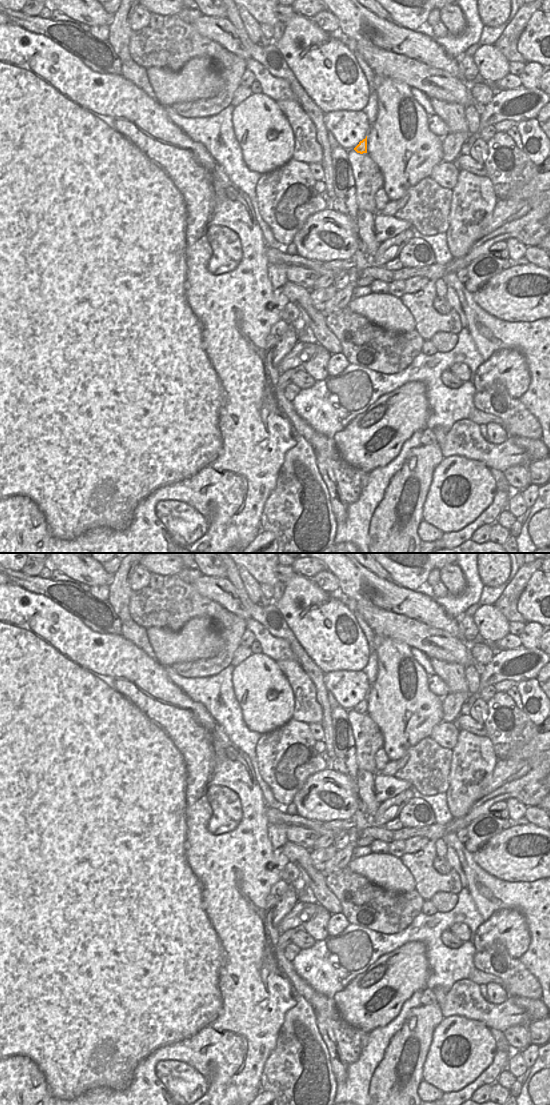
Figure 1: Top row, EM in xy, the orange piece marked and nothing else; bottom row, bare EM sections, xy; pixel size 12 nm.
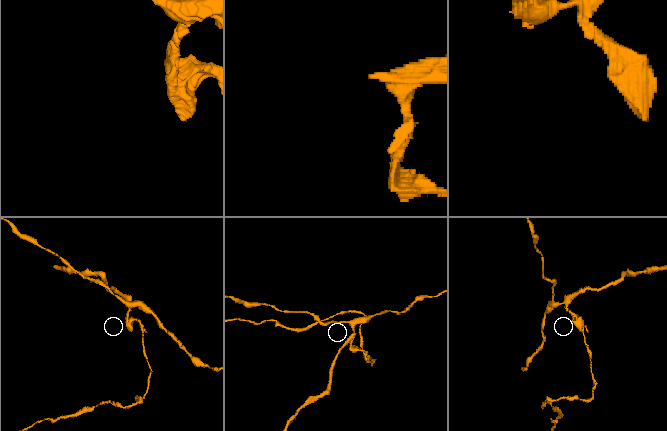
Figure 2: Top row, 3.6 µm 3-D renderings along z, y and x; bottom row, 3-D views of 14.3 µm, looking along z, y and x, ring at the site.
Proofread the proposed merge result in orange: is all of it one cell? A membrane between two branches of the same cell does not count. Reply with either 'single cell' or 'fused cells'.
fused cells

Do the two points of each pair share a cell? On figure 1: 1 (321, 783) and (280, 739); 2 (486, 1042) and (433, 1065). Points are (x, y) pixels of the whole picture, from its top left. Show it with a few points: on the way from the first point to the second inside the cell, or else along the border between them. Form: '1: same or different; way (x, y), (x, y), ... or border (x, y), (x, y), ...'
1: different; border (326, 768), (313, 773), (298, 792)
2: same; way (473, 1055), (460, 1068), (450, 1068), (446, 1065)

